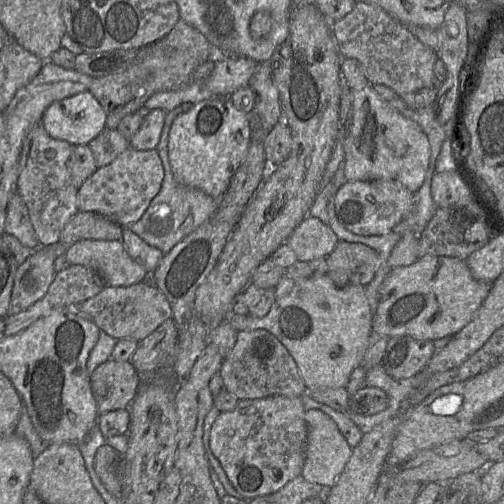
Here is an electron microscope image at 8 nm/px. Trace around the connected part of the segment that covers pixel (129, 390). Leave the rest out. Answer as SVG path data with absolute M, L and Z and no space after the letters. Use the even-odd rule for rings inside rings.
M110 358L90 375L90 385L98 412L103 414L114 410L129 409L139 389L140 379L130 361L118 362Z

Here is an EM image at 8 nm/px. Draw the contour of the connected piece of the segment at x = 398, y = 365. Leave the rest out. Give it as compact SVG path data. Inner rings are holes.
M395 336L389 338L381 364L394 379L406 379L423 371L435 352L431 340Z

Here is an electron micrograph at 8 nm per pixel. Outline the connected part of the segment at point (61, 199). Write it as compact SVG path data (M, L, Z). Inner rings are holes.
M42 124L36 125L23 141L19 158L17 193L24 201L40 246L53 245L60 241L65 225L79 211L78 189L70 179L68 161L73 145L64 140L54 139Z

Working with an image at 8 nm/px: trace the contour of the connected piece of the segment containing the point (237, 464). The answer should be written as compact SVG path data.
M273 395L239 400L233 411L220 412L210 433L210 447L244 500L268 496L301 475L307 445L307 410L302 397Z

